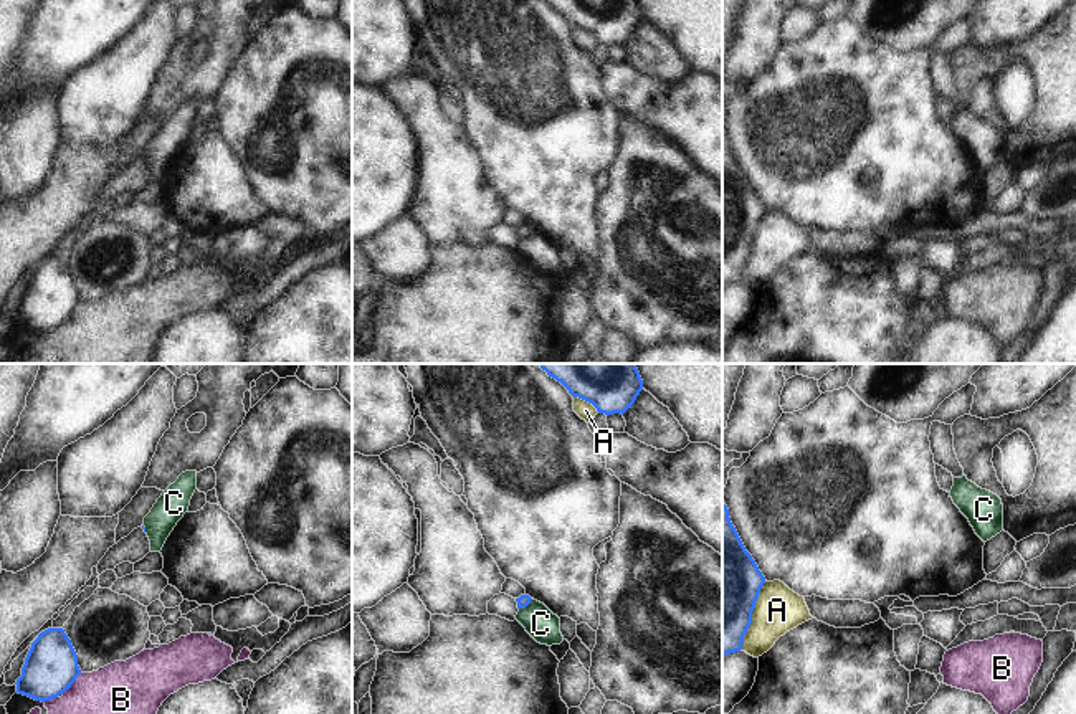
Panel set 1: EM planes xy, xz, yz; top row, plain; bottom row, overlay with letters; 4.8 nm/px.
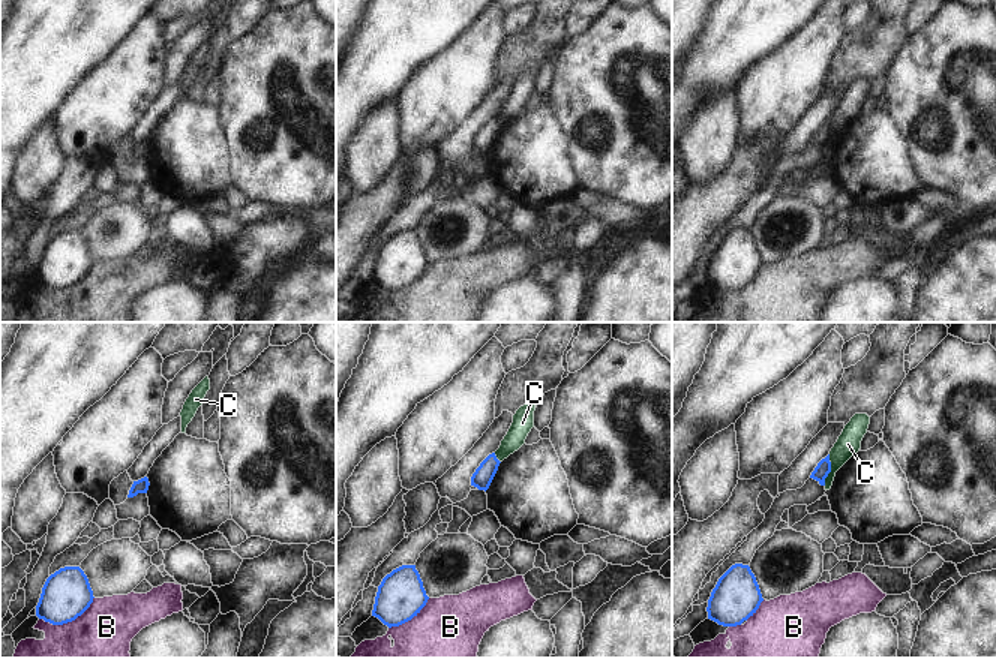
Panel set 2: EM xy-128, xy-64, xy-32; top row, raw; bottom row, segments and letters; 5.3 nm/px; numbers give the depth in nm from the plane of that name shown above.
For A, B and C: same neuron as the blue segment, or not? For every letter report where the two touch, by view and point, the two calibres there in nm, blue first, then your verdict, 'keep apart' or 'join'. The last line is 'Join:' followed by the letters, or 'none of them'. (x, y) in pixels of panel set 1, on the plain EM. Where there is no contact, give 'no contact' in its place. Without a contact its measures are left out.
A: contact yz (751, 245); calibres 360 and 220 nm; keep apart
B: contact xy (71, 313); calibres 260 and 480 nm; keep apart
C: contact xz (526, 235); calibres 60 and 160 nm; keep apart
Join: none of them

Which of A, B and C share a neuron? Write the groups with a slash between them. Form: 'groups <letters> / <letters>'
groups A / B / C

